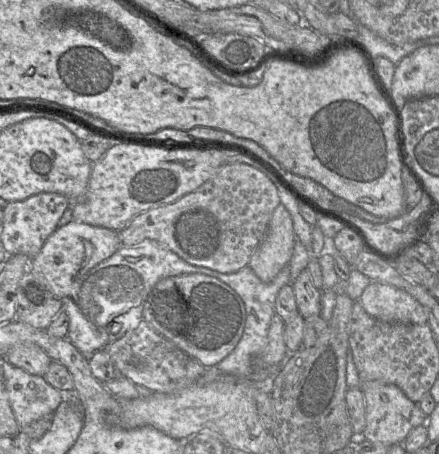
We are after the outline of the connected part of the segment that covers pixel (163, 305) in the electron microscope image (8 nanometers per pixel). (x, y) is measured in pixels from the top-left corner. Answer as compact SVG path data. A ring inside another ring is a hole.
M204 274L167 277L155 284L143 307L143 319L204 367L216 366L239 343L246 323L242 298L229 285Z

